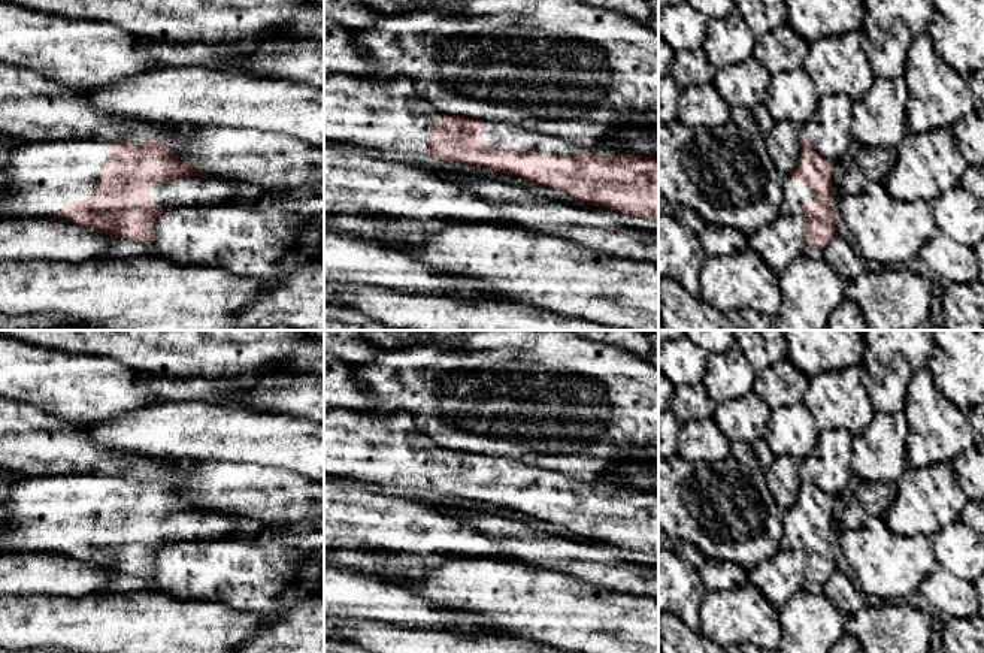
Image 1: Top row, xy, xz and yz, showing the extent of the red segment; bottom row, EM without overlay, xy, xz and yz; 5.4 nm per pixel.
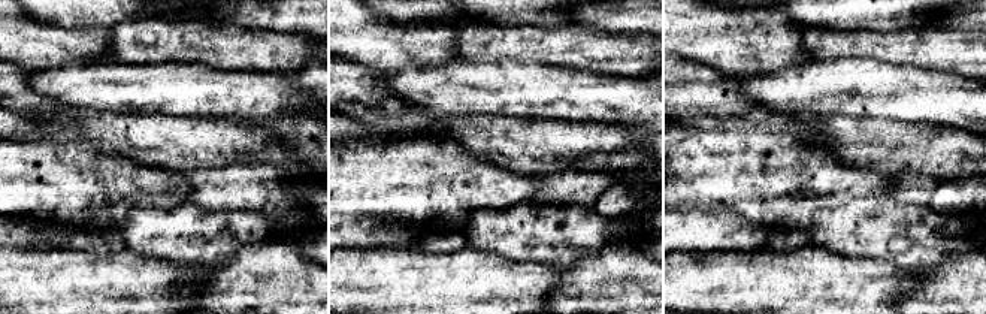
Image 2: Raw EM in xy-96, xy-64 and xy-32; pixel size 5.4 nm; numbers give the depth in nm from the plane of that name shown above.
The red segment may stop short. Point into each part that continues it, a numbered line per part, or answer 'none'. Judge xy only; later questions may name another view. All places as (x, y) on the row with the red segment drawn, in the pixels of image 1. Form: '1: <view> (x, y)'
1: xy (44, 175)

